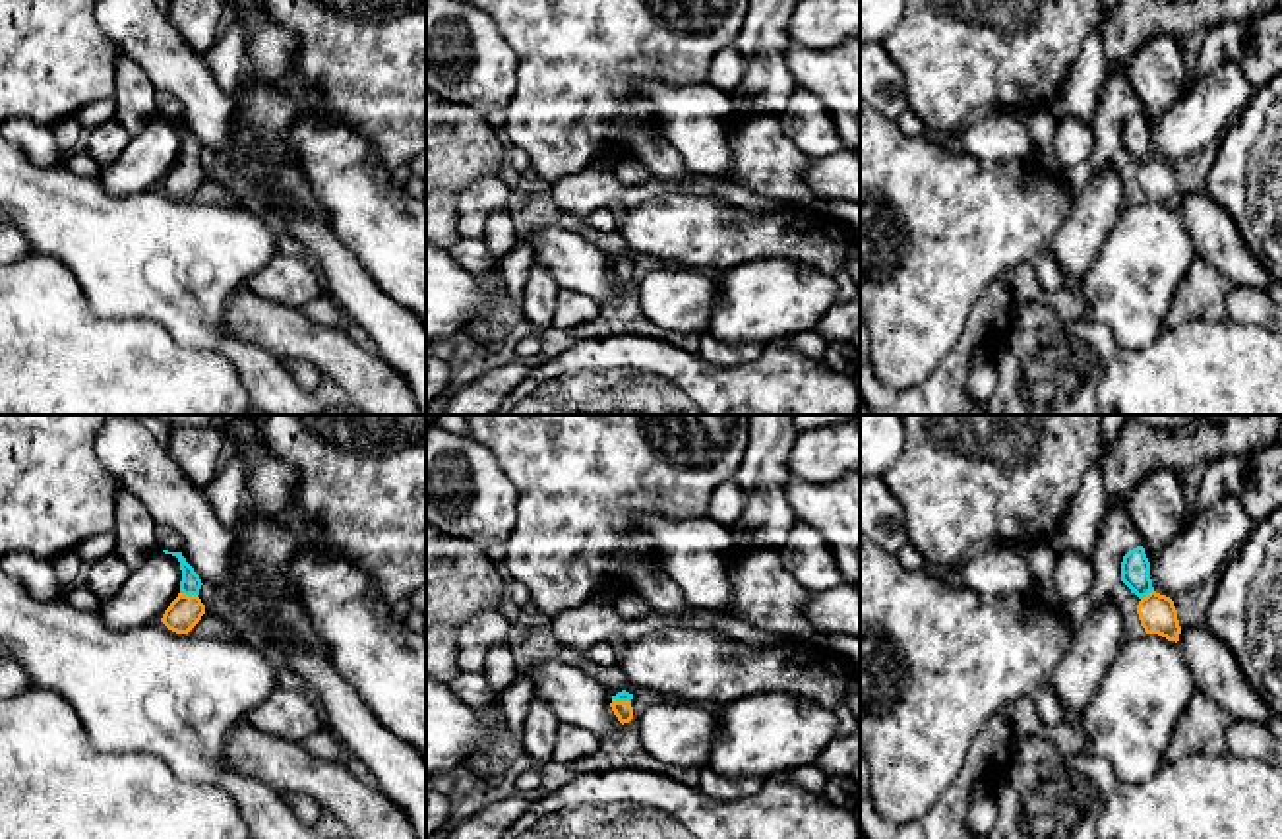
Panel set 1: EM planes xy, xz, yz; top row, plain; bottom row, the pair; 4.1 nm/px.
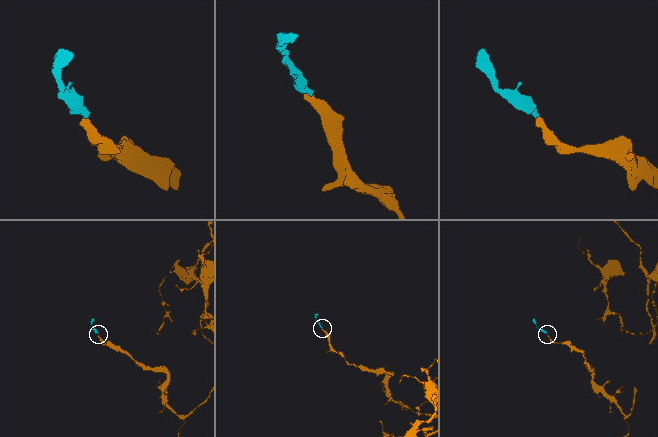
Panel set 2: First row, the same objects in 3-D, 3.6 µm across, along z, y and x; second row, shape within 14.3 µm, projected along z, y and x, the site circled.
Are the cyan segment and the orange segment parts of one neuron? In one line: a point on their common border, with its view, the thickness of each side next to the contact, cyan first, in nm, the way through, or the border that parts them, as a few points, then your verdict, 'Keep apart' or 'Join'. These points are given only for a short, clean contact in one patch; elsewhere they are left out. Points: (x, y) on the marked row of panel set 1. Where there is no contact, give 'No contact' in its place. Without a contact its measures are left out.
Touches cyan at xy (188, 593). Thickness 90 nm (cyan) against 140 nm. Path across: xy (190, 584), (188, 593), (188, 607), (184, 611). Join

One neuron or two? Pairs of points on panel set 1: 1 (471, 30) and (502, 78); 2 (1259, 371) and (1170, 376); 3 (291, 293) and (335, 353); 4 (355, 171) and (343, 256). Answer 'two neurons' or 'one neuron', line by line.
1: one neuron
2: one neuron
3: two neurons
4: one neuron

